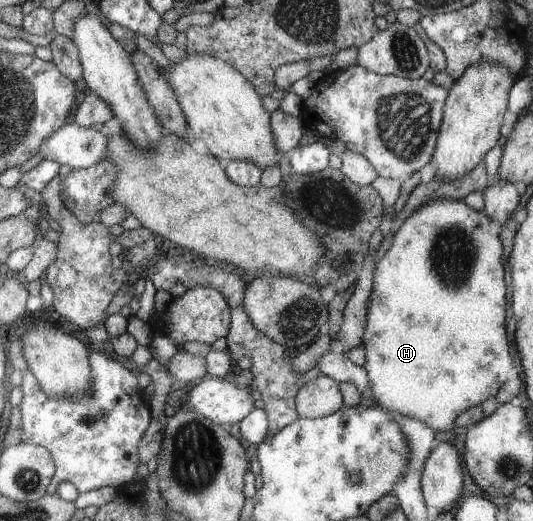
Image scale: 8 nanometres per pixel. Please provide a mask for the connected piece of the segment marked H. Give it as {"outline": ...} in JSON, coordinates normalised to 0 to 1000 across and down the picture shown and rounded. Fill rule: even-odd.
{"outline":[[[846,374],[839,380],[809,384],[805,390],[780,401],[754,428],[752,436],[737,451],[735,472],[711,499],[702,528],[702,553],[696,564],[690,593],[690,618],[681,664],[687,672],[687,699],[683,708],[690,714],[696,731],[700,758],[707,770],[726,781],[730,789],[752,793],[764,800],[779,800],[794,812],[801,812],[816,829],[846,827],[856,820],[861,797],[872,793],[884,781],[904,779],[914,766],[932,762],[944,735],[959,727],[959,716],[966,708],[966,693],[959,685],[955,670],[955,643],[951,643],[951,593],[955,593],[955,555],[947,543],[947,505],[944,505],[944,463],[921,447],[921,415],[906,403],[882,395],[871,380],[854,380]]]}

